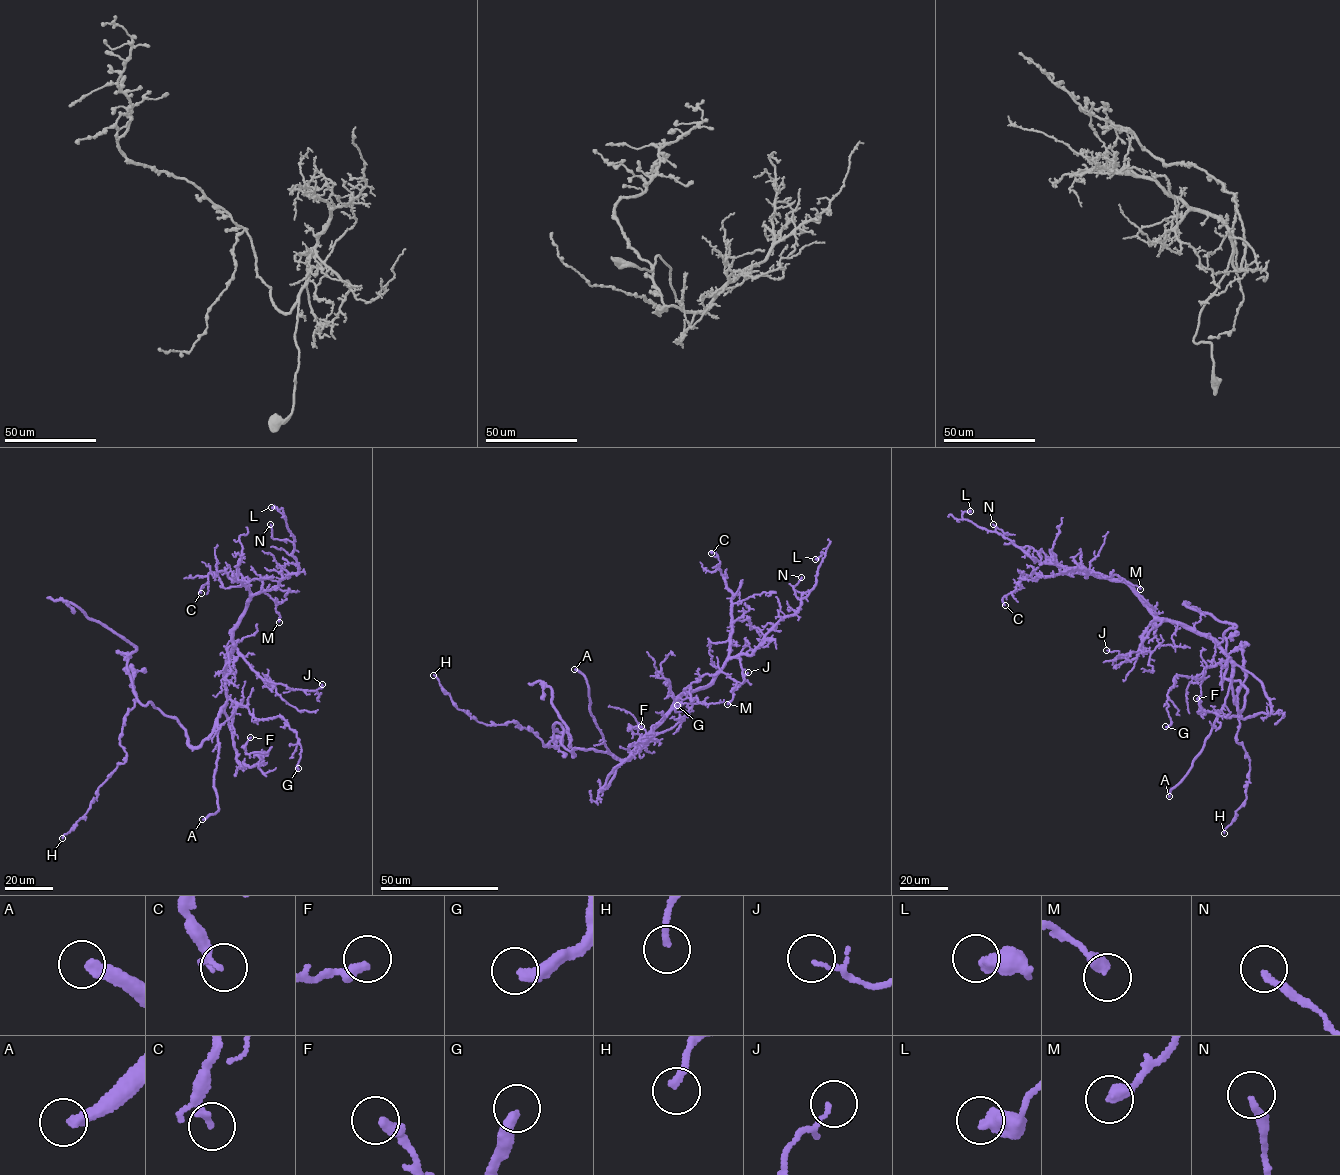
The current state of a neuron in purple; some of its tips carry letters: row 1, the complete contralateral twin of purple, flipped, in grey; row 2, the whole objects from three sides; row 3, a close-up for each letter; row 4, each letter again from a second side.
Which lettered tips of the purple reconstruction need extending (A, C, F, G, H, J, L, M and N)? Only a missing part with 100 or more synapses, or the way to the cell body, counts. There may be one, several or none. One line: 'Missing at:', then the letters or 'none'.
Missing at: A

